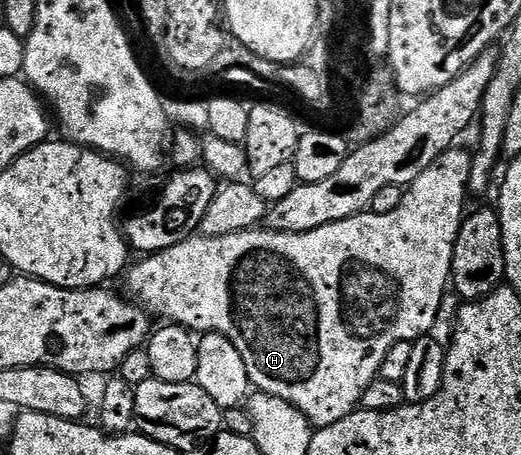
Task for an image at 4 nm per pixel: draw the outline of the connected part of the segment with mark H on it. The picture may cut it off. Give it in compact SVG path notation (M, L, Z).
M454 146L437 159L415 182L408 185L405 197L398 202L397 208L390 212L373 212L366 210L351 218L343 218L343 222L331 222L331 226L319 226L319 230L306 232L274 232L272 230L250 230L239 234L227 234L219 238L207 238L194 234L189 239L179 242L162 252L146 255L137 265L128 269L124 277L125 284L129 287L127 296L134 304L140 304L150 317L162 316L162 321L170 324L179 324L188 328L194 334L218 332L227 337L231 346L243 354L243 366L247 366L249 383L258 392L266 392L275 398L283 398L291 402L309 419L310 424L317 428L326 428L352 412L358 411L361 396L371 386L373 380L381 375L383 358L397 342L407 342L421 339L430 335L437 324L437 315L441 312L441 303L445 300L445 288L450 287L453 271L451 258L455 254L455 238L459 234L463 217L466 215L465 196L469 192L469 179L471 178L472 155L464 152L461 146Z

